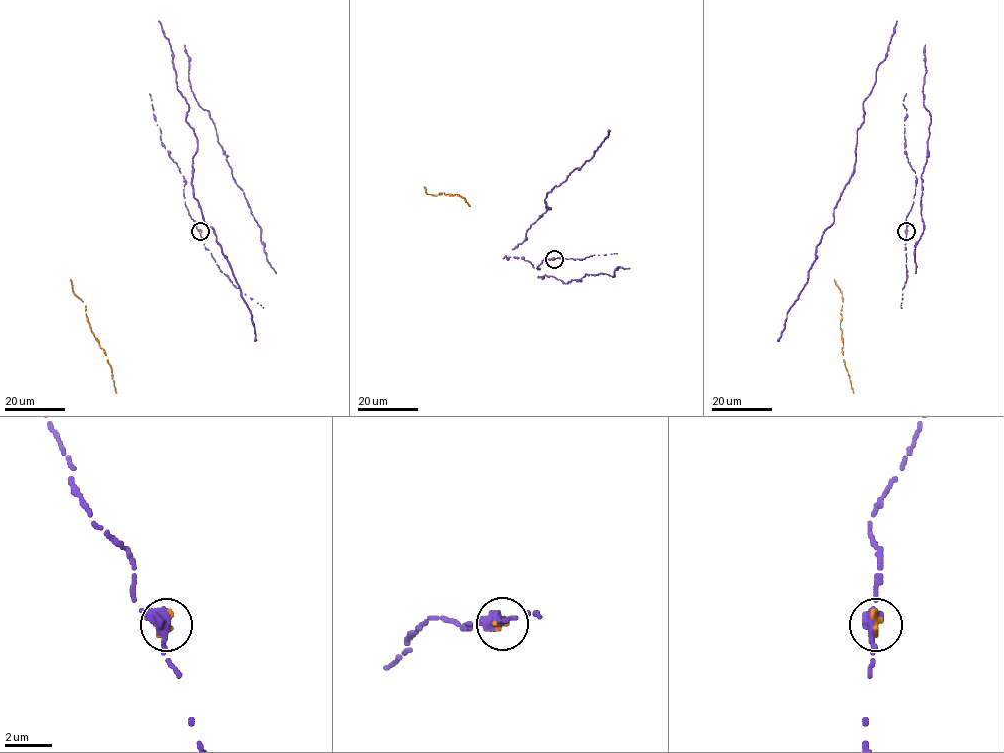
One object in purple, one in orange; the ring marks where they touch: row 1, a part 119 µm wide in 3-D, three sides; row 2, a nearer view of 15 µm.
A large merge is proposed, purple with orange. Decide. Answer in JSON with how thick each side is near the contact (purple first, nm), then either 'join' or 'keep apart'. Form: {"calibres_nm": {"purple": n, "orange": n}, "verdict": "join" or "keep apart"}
{"calibres_nm": {"purple": 420, "orange": 300}, "verdict": "join"}

